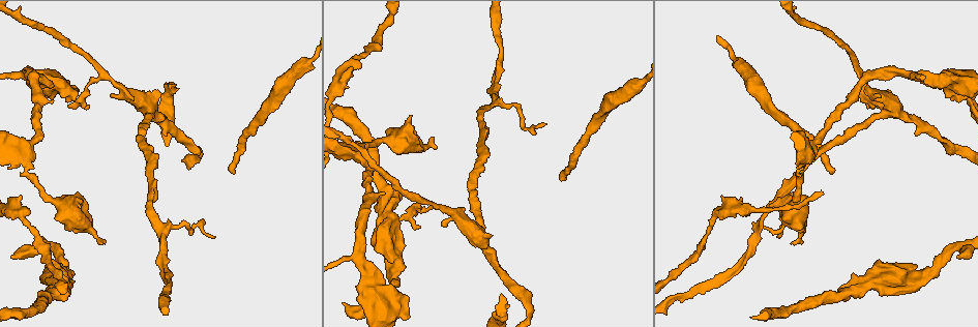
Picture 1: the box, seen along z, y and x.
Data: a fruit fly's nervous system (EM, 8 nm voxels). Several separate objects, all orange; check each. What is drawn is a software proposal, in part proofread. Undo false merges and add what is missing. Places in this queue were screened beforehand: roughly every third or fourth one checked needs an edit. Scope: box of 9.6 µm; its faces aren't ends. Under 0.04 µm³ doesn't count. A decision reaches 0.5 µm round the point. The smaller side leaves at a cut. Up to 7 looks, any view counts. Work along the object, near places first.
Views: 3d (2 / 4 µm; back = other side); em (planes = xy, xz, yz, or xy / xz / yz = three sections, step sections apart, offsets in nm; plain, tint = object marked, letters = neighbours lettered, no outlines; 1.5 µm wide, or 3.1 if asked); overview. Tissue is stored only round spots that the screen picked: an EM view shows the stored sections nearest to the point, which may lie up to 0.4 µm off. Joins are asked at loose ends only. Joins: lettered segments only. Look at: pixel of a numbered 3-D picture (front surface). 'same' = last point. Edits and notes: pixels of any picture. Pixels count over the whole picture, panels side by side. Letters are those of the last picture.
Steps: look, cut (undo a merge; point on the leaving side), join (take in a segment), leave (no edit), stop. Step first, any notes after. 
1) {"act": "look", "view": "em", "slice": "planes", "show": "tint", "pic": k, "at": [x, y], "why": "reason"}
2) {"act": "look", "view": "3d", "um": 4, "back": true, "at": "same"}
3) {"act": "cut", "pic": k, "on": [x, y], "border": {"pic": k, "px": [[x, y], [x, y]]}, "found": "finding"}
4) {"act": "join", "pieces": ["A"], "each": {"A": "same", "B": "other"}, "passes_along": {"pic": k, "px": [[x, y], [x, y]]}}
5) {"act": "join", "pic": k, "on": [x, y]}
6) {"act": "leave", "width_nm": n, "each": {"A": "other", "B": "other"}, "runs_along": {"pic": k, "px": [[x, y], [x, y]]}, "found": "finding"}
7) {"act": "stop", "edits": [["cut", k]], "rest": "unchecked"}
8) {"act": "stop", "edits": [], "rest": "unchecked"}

{"act": "look", "view": "em", "slice": "xy", "step": 8, "show": "plain", "pic": 1, "at": [834, 170], "why": "branch stops here"}

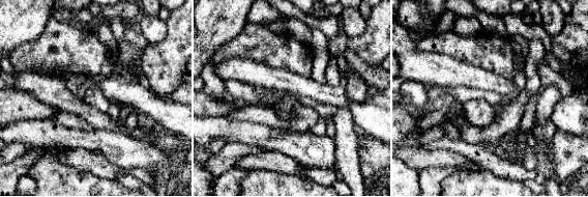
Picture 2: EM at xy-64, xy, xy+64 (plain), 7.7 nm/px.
{"act": "look", "view": "em", "slice": "xy", "step": 8, "show": "tint", "at": "same", "why": "where the object lies"}

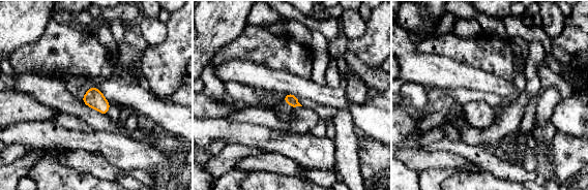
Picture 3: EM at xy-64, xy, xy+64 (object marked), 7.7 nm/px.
{"act": "look", "view": "em", "slice": "xy", "step": 8, "show": "letters", "at": "same", "why": "see the neighbours"}

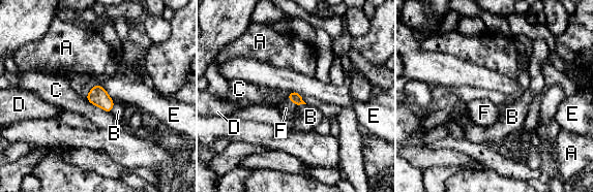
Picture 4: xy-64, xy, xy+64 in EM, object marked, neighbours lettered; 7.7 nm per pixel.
{"act": "join", "pieces": ["F"], "longest_contact_nm": ["C", 240], "each": {"A": "other", "B": "other", "C": "other", "D": "other", "E": "other", "F": "same"}, "found": "it goes on there"}

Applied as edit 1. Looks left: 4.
{"act": "look", "view": "overview"}

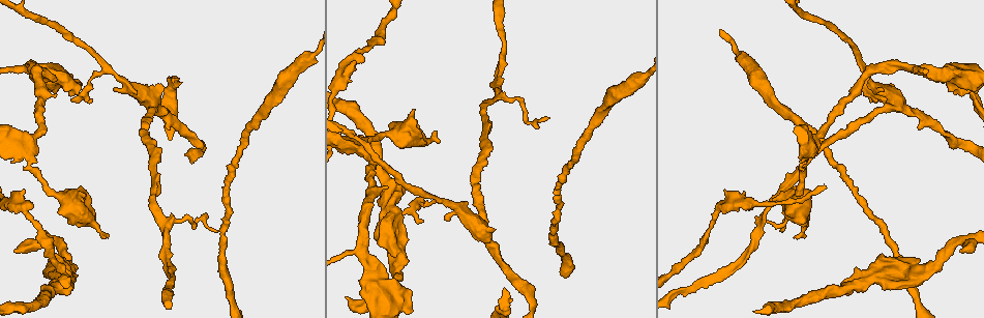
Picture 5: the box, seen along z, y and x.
{"act": "look", "view": "3d", "um": 2, "back": true, "pic": 5, "at": [446, 221]}

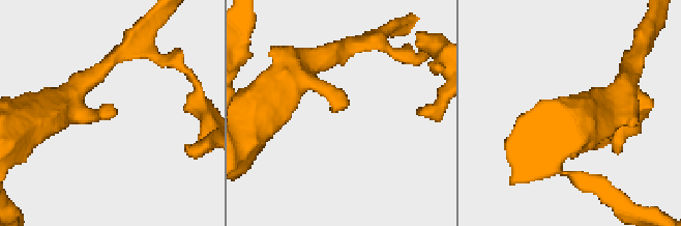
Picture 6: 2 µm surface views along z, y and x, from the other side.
{"act": "look", "view": "em", "slice": "xy", "step": 8, "show": "letters", "pic": 6, "at": [337, 110], "why": "shape alone is not enough"}

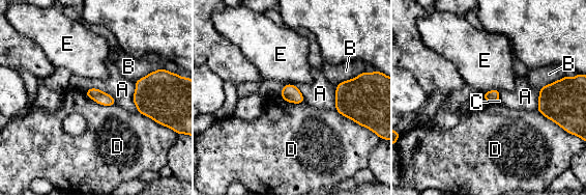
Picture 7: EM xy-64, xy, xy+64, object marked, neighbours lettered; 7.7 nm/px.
{"act": "leave", "each": {"A": "other", "B": "other", "C": "other", "D": "other", "E": "other"}, "border": {"pic": 7, "px": [[499, 90], [492, 89], [480, 94]]}, "found": "no lettered segment goes on from it"}

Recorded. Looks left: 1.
{"act": "stop", "edits": [["join", 4]], "rest": "unchecked"}

